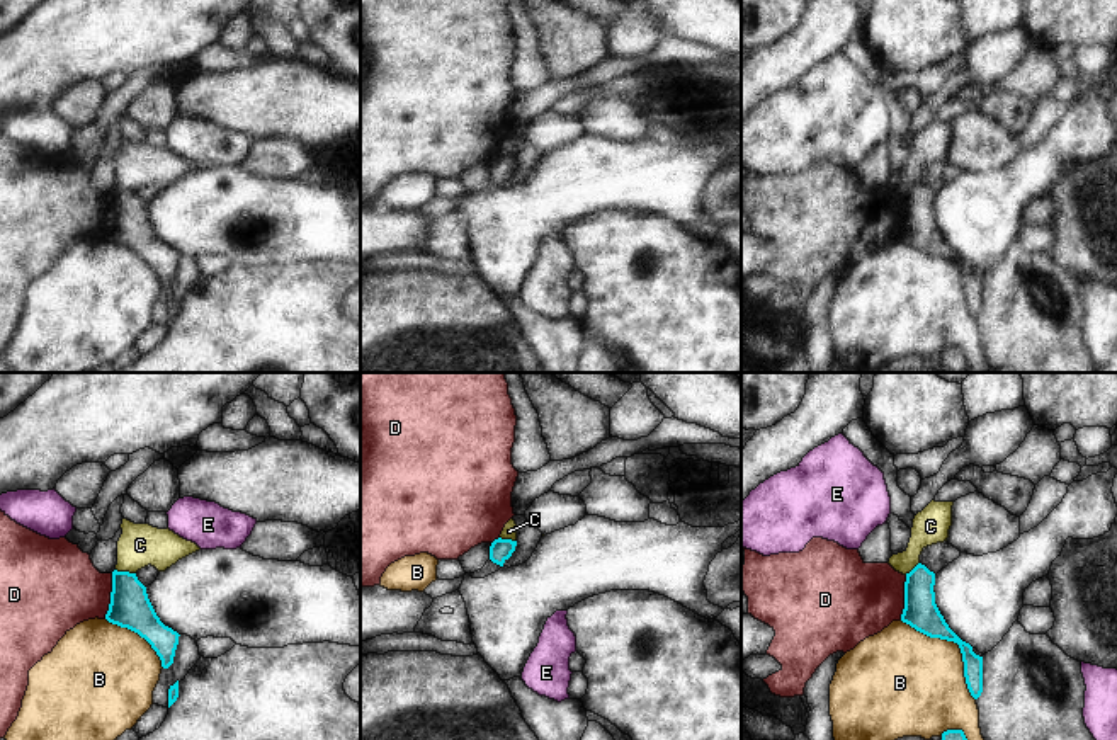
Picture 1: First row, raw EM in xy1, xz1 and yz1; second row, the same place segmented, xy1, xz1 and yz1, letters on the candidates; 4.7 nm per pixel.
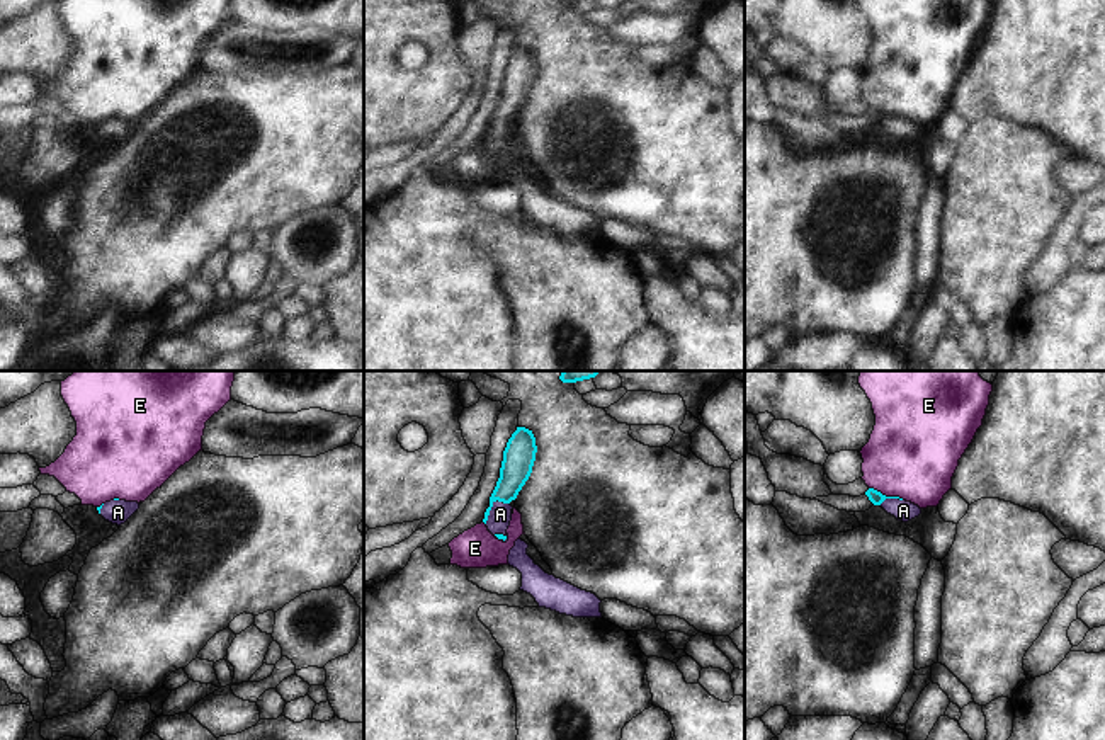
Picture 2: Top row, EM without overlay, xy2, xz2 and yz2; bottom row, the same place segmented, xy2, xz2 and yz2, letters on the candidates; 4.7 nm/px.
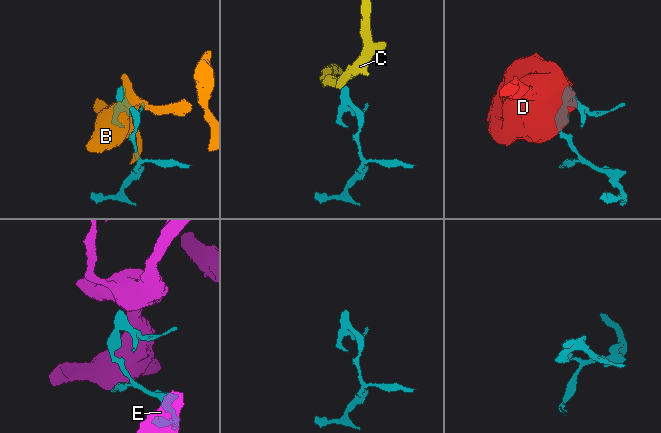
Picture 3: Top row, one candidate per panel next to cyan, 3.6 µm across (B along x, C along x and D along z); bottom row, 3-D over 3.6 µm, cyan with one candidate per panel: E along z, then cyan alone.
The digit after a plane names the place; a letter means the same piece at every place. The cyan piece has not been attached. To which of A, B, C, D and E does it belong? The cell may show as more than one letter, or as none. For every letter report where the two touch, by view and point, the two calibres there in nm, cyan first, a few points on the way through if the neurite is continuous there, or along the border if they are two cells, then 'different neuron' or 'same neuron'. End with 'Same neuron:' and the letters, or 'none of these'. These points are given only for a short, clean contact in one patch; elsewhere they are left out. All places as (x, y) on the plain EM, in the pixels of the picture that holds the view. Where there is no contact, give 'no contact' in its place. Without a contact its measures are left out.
A: meets cyan in xz2 at (492, 125); 150 nm thick on the cyan side, 110 nm on the other; runs through xz2 (517, 82), (505, 111), (492, 125), (500, 133); same neuron
B: meets cyan in yz1 at (956, 261); 160 nm thick on the cyan side, 420 nm on the other; different neuron
C: meets cyan in xy1 at (126, 191); 190 nm thick on the cyan side, 200 nm on the other; border along xy1 (116, 187), (135, 193); different neuron
D: meets cyan in xy1 at (111, 215); 190 nm thick on the cyan side, 380 nm on the other; border along xy1 (113, 193), (111, 222), (104, 237); different neuron
E: meets cyan in yz2 at (884, 114); 70 nm thick on the cyan side, 440 nm on the other; border along yz2 (869, 106), (903, 118); different neuron
Same neuron: A

